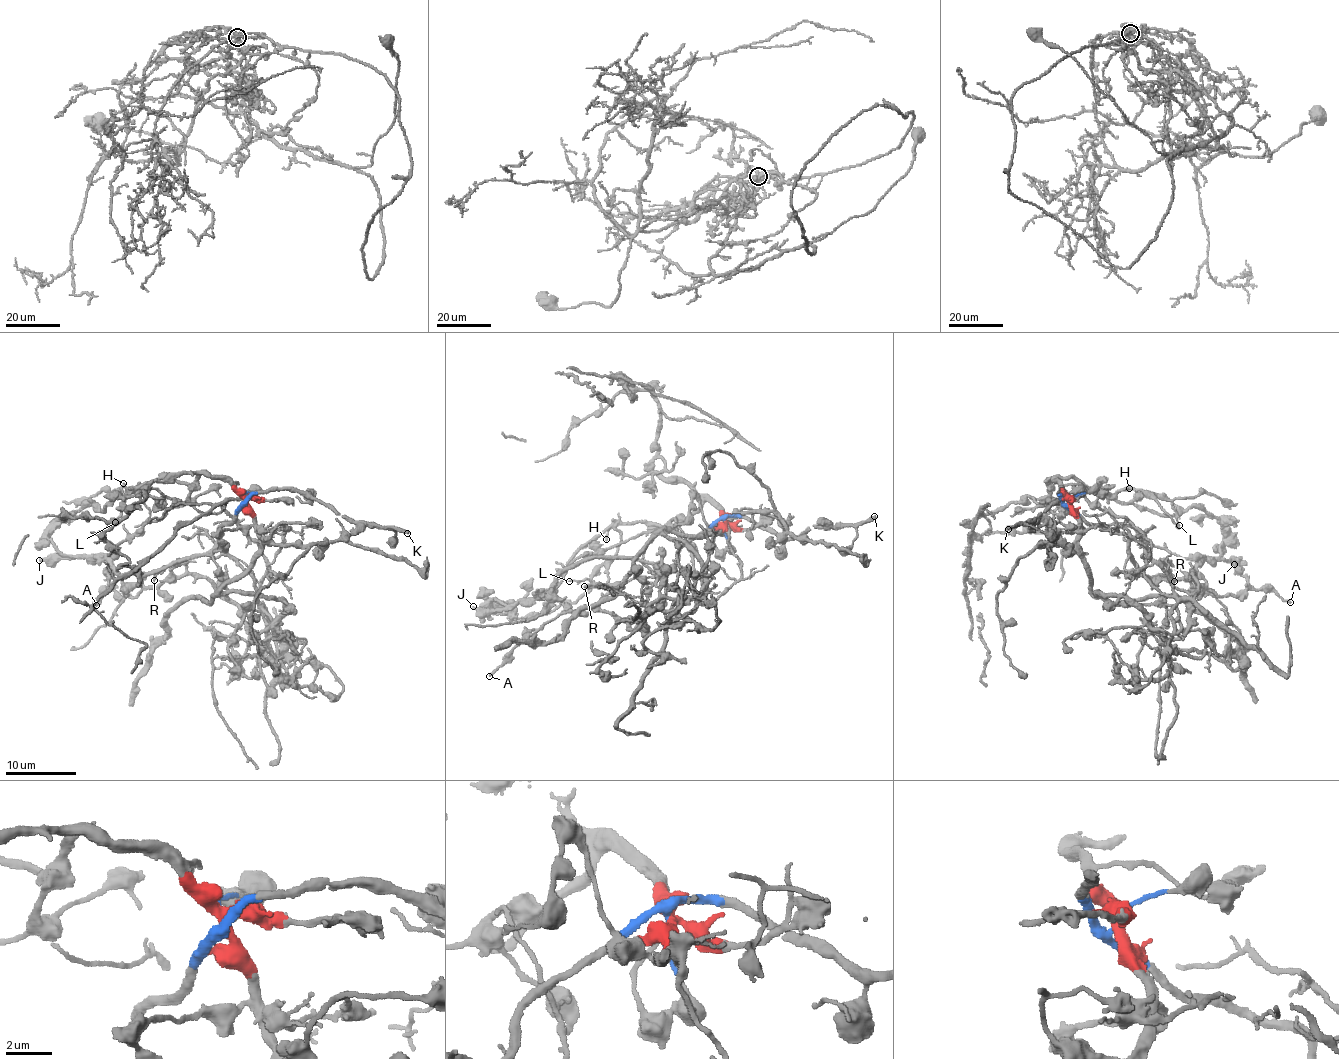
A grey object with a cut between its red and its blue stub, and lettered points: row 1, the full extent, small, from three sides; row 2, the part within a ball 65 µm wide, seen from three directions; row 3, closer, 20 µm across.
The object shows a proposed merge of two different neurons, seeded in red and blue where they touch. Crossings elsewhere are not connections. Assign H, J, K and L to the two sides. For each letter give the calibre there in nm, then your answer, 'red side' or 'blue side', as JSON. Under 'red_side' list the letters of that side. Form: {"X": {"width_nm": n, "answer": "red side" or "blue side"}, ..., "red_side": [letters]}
{"H": {"width_nm": 140, "answer": "red side"}, "J": {"width_nm": 340, "answer": "blue side"}, "K": {"width_nm": 320, "answer": "blue side"}, "L": {"width_nm": 110, "answer": "red side"}, "red_side": ["H", "L"]}

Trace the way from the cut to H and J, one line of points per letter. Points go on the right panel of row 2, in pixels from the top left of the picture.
H: (1069, 502), (1059, 479), (1077, 478), (1088, 487), (1102, 484), (1100, 488), (1111, 493), (1129, 488)
J: (1069, 502), (1069, 507), (1090, 524), (1119, 531), (1140, 570), (1150, 576), (1184, 578), (1201, 561), (1235, 563)

